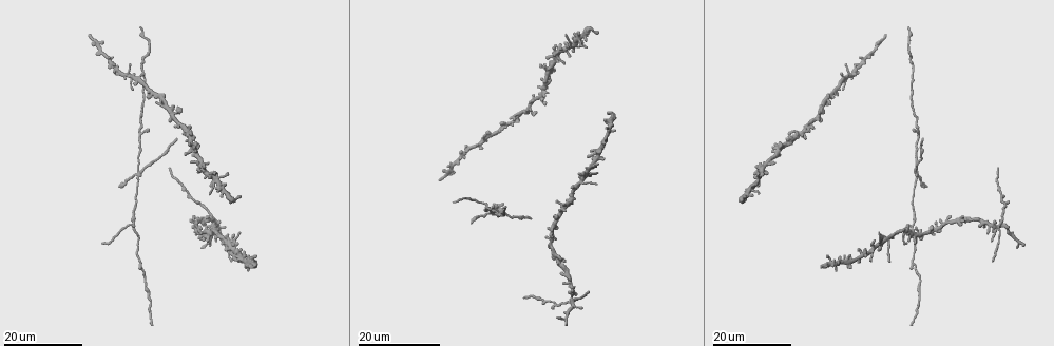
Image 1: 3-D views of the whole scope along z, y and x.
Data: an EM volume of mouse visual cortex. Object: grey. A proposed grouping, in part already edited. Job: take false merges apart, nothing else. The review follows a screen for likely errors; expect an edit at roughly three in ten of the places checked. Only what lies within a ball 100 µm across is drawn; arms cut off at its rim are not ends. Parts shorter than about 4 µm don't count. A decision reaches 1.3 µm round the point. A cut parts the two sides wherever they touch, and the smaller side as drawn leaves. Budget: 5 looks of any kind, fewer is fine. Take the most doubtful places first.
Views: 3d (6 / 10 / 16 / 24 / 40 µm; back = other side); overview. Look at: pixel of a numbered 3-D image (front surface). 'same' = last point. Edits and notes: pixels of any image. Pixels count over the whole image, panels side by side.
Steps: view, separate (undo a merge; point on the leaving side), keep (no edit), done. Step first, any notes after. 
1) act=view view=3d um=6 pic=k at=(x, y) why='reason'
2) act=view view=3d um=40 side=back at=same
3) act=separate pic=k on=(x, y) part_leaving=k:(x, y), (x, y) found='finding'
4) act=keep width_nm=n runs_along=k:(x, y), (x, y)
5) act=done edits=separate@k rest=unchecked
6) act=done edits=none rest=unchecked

act=view view=3d um=16 pic=1 at=(581, 184)

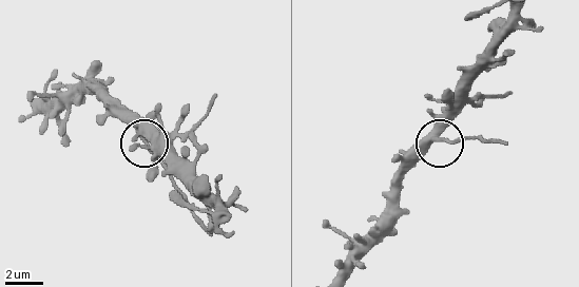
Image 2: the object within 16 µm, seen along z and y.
act=view view=3d um=6 pic=2 at=(436, 138) why='zoom in'

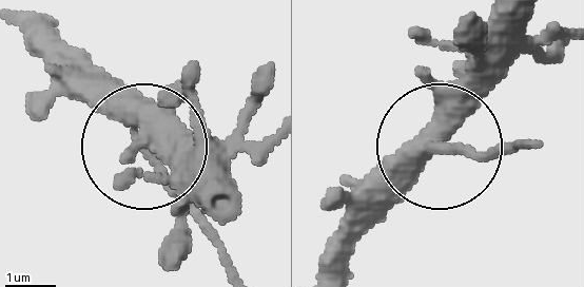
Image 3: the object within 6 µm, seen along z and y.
act=keep arms=3 found='one cell here'

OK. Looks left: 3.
act=view view=3d um=16 pic=1 at=(138, 172) why='four or more arms meet'

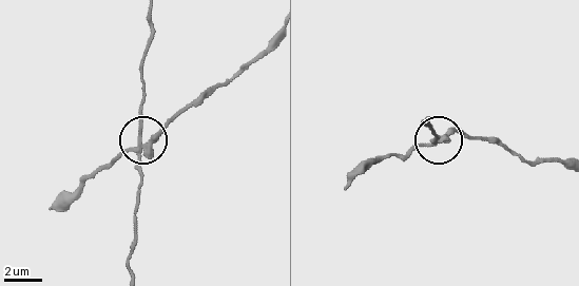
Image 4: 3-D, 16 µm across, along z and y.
act=view view=3d um=10 pic=4 at=(149, 145)

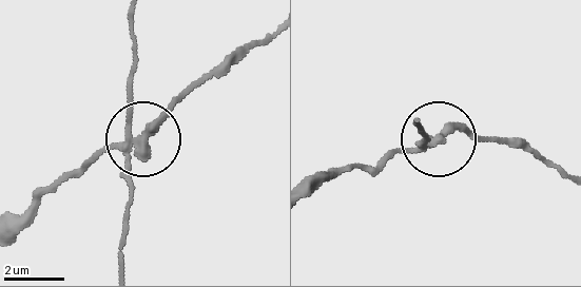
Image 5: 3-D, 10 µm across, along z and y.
act=separate pic=5 on=(90, 161) arms=4 part_leaving=5:(128, 148), (186, 95), (269, 40) found='two cells meet here'

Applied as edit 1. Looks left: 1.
act=done edits=separate@5 rest=unchecked

